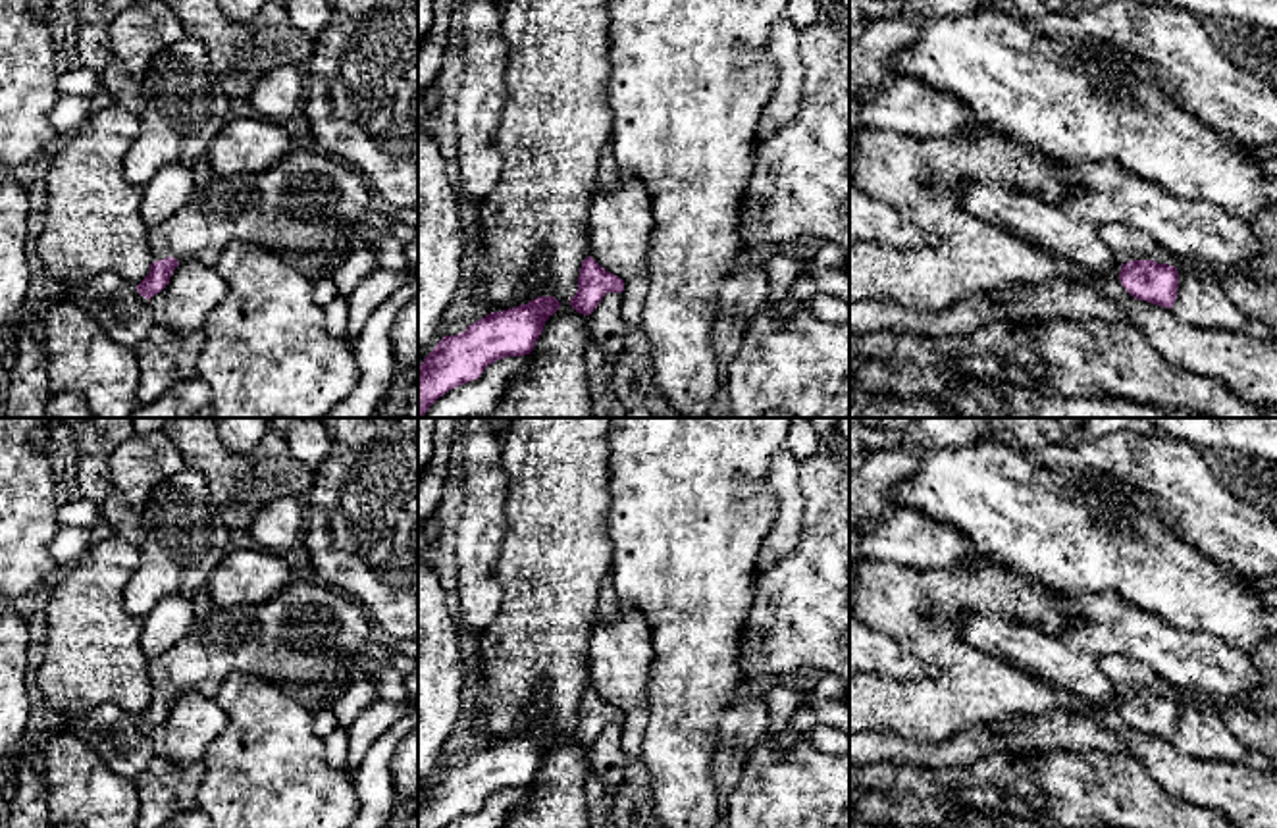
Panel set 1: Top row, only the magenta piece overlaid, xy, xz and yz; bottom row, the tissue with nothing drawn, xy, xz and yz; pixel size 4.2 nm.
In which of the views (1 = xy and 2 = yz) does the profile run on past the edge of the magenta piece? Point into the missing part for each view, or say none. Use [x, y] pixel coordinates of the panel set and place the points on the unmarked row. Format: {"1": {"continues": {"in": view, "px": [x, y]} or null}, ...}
{"1": {"continues": {"in": "xy", "px": [311, 632]}}, "2": {"continues": {"in": "yz", "px": [1127, 674]}}}

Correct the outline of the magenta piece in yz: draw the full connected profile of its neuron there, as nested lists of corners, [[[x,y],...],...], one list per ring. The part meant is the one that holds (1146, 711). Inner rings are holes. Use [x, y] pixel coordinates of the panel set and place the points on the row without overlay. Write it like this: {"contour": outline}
{"contour": [[[1125,655],[1096,657],[1121,697],[1121,716],[1138,732],[1173,739],[1179,703],[1173,687],[1148,664]]]}

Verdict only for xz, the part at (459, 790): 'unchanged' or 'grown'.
unchanged

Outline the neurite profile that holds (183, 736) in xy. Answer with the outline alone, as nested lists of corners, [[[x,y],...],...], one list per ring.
[[[183,691],[173,701],[169,714],[148,736],[156,757],[189,764],[202,761],[208,745],[225,726],[227,716],[214,697]]]

